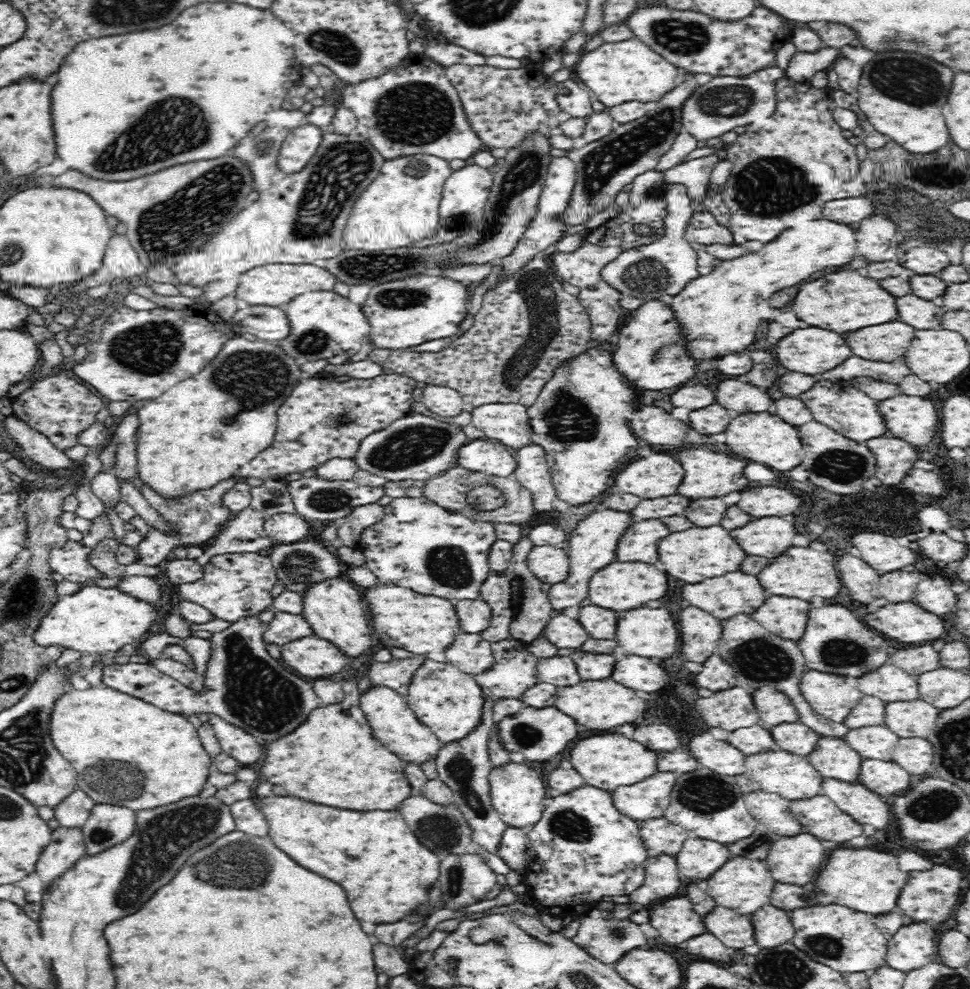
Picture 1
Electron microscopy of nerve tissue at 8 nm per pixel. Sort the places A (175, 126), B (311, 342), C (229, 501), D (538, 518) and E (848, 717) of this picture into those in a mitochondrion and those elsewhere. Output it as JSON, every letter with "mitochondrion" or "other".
{"A":"mitochondrion","B":"mitochondrion","C":"other","D":"other","E":"other"}

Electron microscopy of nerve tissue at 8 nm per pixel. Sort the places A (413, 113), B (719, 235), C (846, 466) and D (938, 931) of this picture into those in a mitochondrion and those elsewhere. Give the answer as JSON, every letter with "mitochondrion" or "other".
{"A":"mitochondrion","B":"other","C":"mitochondrion","D":"other"}

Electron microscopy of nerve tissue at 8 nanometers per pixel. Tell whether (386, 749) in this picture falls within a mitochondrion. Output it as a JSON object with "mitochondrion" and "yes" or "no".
{"mitochondrion":"no"}

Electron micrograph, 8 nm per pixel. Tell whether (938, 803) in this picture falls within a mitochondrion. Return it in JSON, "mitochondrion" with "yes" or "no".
{"mitochondrion":"yes"}

